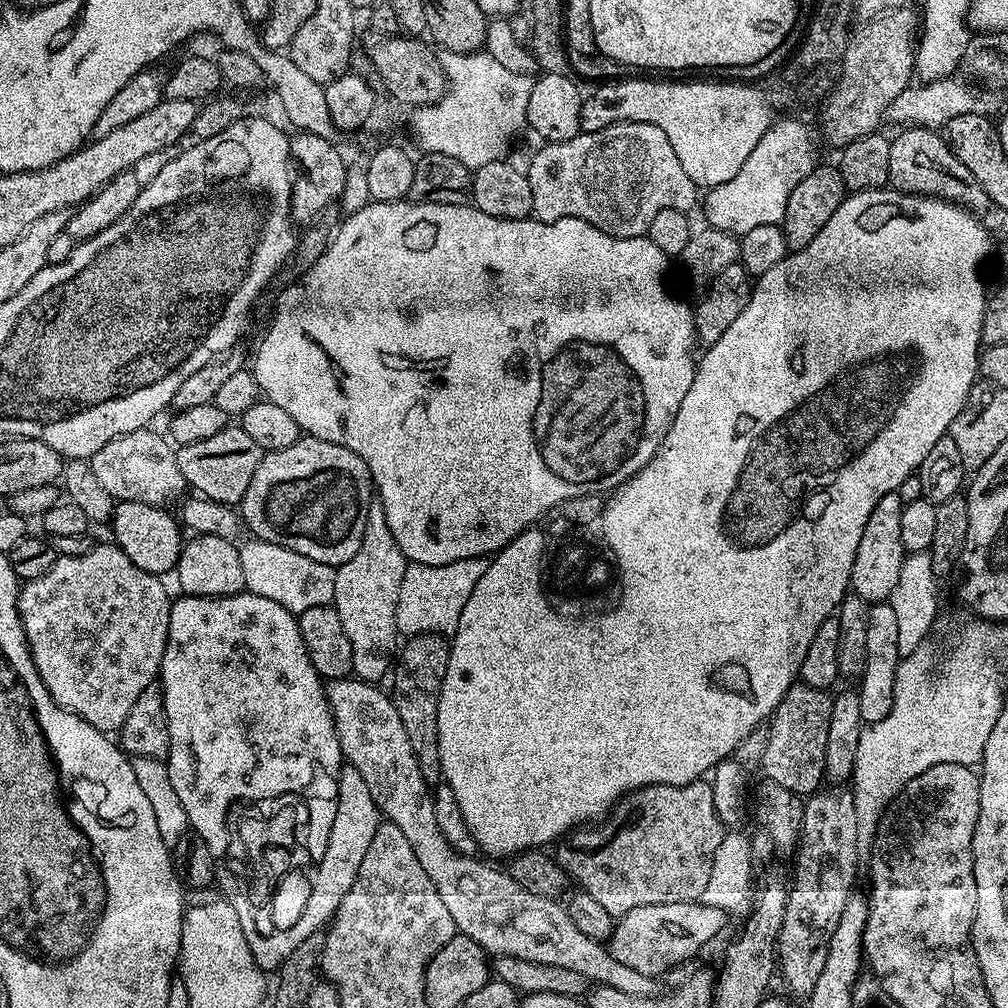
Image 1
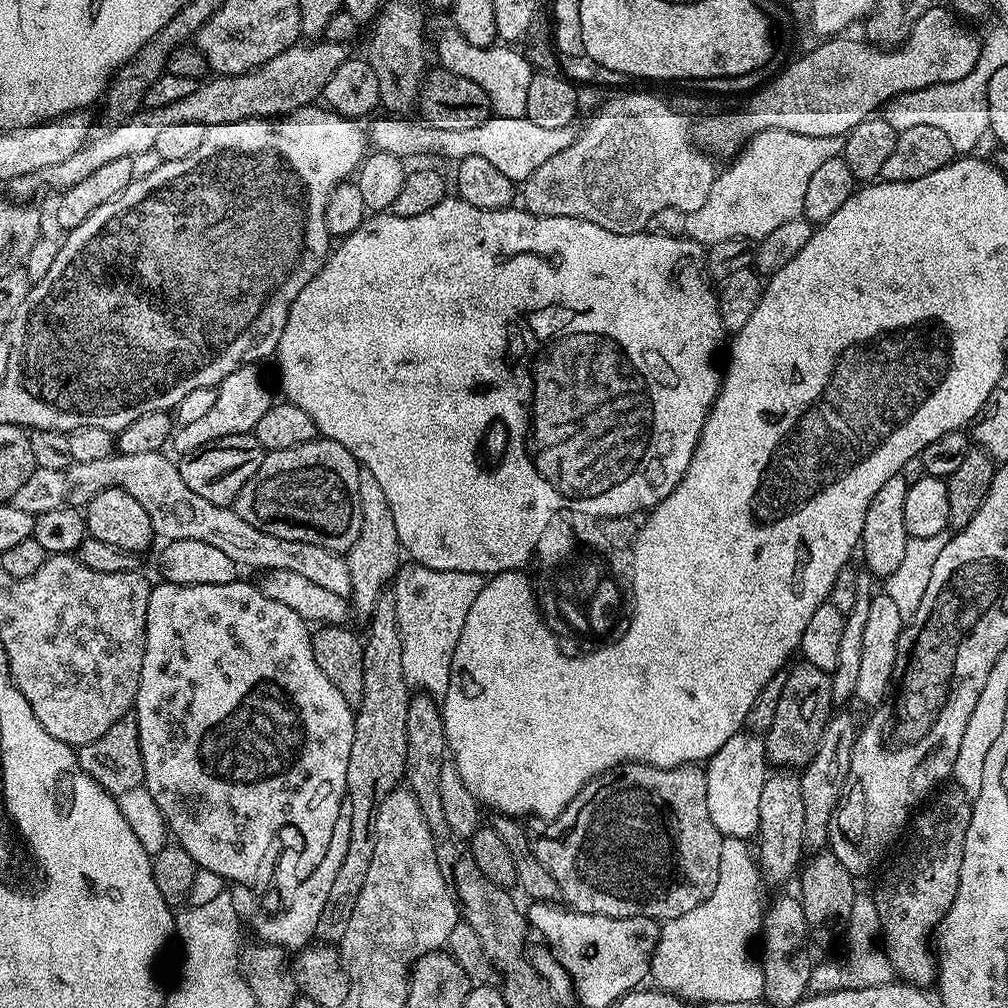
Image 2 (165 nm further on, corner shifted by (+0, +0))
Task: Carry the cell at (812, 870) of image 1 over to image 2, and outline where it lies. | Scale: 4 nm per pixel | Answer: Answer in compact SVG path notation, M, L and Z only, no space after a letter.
M840 710L829 716L822 730L822 738L818 742L814 758L799 773L802 806L805 806L806 813L804 846L808 850L820 850L827 845L830 822L835 817L836 807L846 782L846 774L850 774L850 754L854 754L858 720L856 724L855 718L844 711L848 710Z

